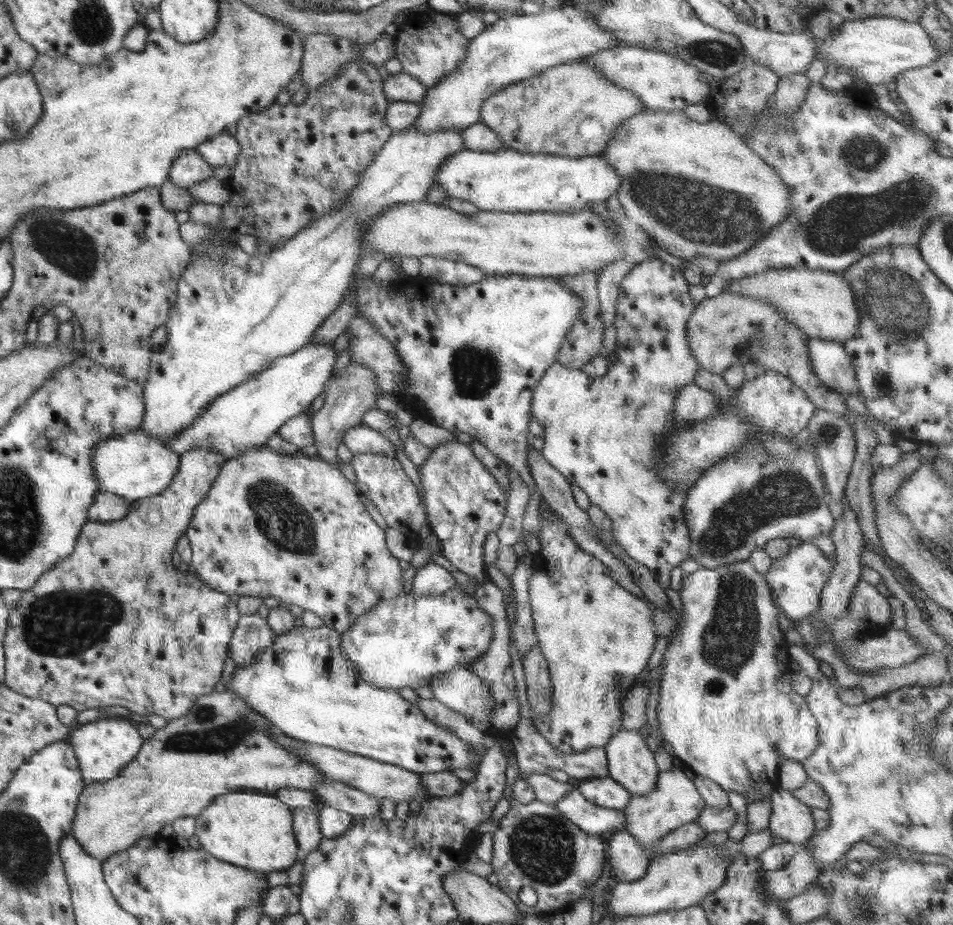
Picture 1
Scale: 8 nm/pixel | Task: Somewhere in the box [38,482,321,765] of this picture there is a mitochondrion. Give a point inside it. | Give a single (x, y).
(211, 733)

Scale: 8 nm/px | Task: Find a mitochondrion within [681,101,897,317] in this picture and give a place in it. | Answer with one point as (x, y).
(866, 153)

